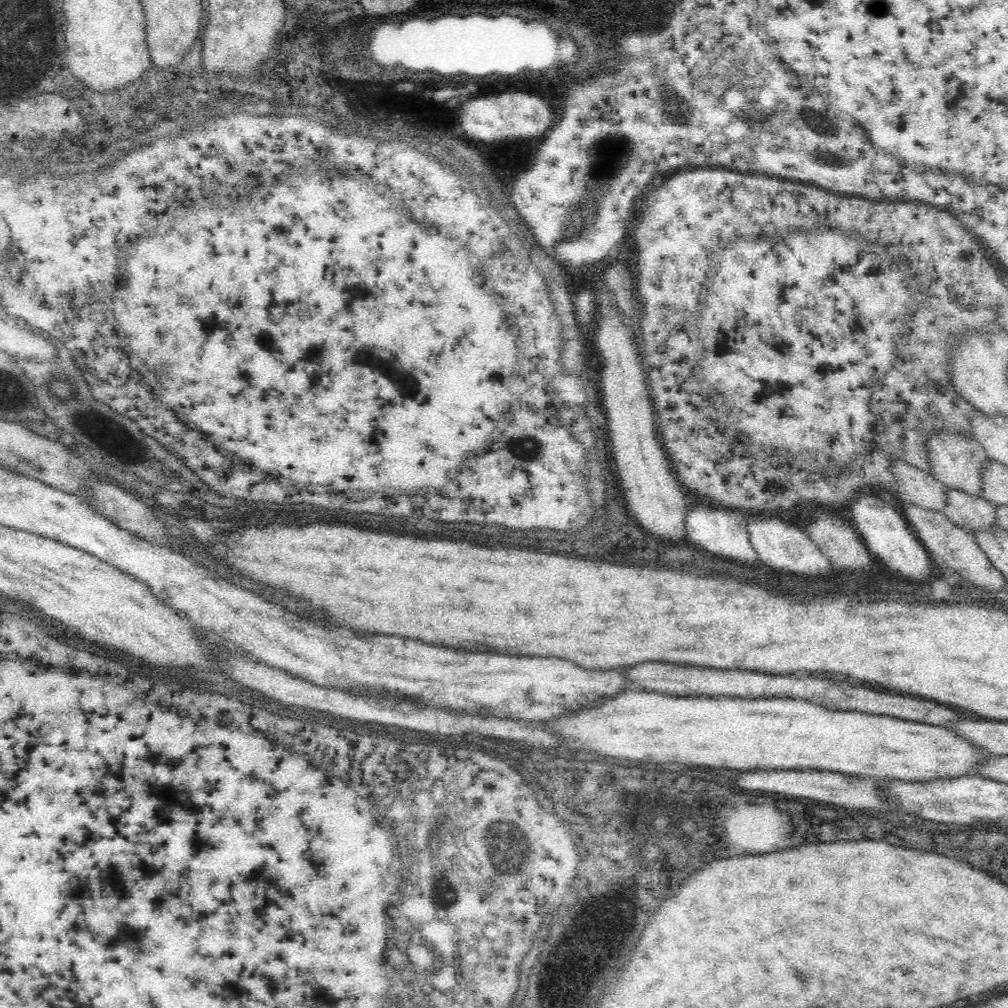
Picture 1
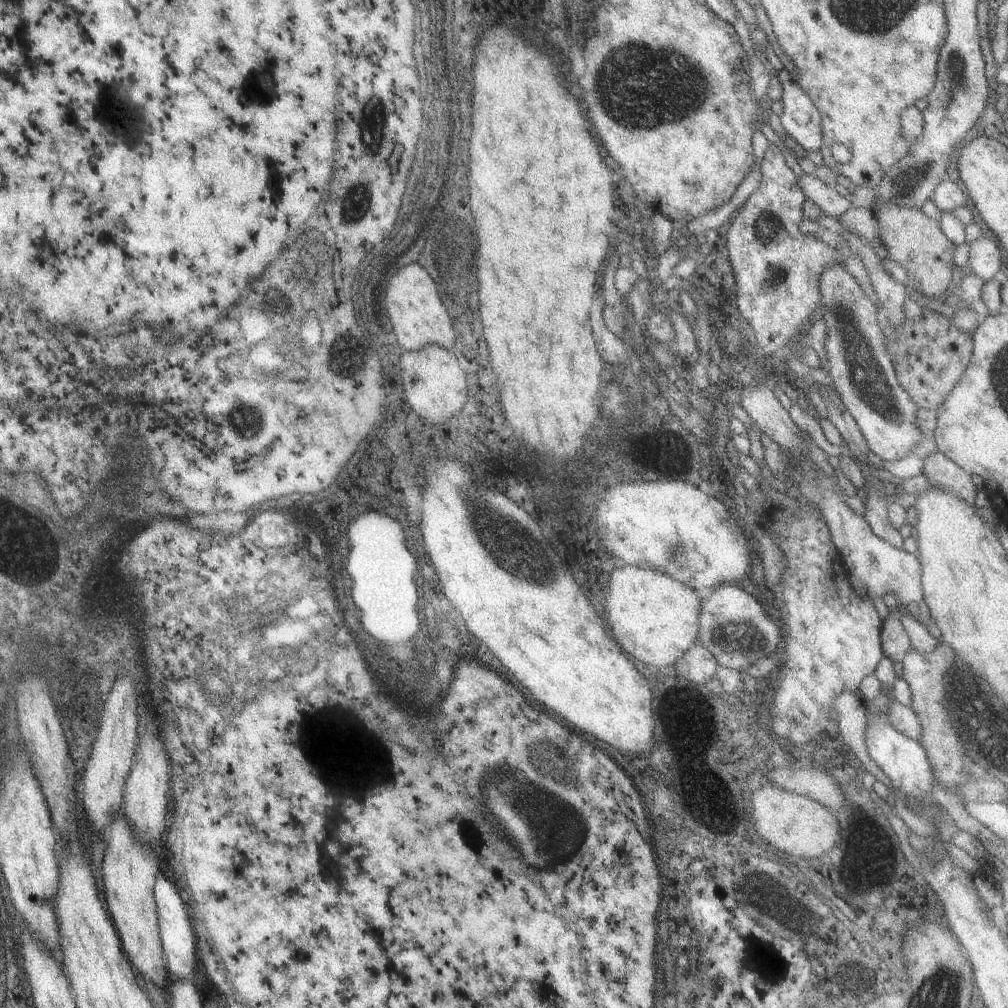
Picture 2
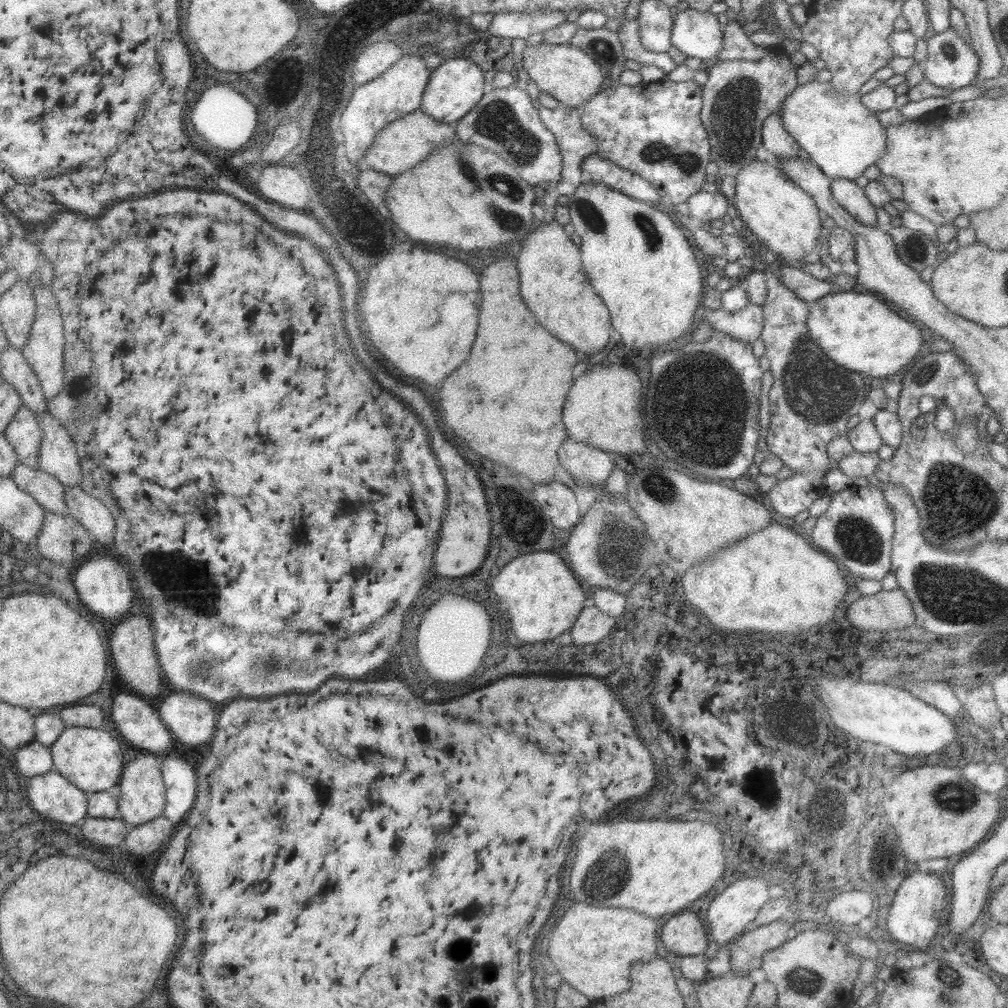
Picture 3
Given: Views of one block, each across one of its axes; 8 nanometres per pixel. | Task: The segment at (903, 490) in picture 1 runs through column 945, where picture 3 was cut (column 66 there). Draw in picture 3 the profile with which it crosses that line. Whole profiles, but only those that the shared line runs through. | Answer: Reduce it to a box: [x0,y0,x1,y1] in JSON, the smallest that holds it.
[64,486,116,546]

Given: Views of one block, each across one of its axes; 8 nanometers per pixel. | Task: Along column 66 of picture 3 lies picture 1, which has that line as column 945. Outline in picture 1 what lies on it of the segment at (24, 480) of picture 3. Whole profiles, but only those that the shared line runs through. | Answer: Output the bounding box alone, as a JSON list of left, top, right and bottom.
[943,488,996,533]

